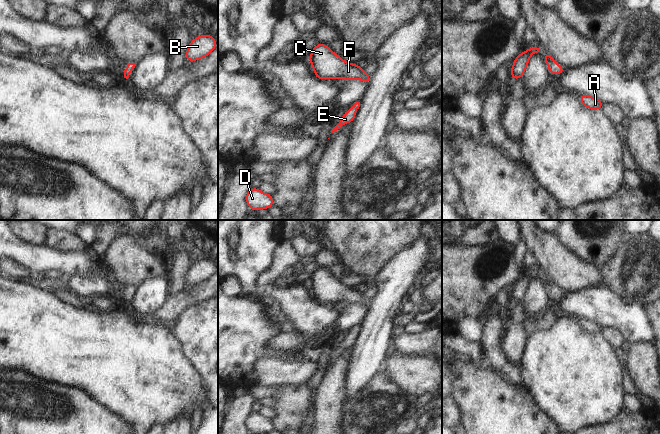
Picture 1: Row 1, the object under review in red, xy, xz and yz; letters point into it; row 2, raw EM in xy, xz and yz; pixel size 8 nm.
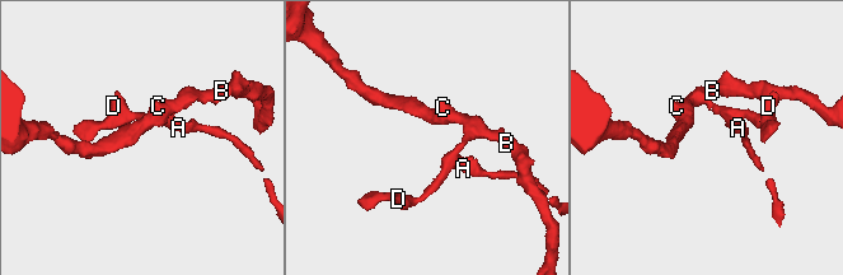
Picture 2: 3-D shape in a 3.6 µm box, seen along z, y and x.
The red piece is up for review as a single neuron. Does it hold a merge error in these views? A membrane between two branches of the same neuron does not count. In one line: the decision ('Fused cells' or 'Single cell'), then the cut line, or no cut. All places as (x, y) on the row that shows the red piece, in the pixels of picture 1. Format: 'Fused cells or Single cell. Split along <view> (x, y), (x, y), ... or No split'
Single cell. No split.

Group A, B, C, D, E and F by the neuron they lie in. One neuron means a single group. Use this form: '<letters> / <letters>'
A B C D E F

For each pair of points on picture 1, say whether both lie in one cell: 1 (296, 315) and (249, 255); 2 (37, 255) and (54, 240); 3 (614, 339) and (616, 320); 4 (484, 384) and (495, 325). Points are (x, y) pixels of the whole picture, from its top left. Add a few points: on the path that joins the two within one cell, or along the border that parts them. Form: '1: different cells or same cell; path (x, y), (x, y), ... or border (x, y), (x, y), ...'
1: same cell; path (280, 296), (257, 289), (249, 274)
2: different cells; border (44, 244), (50, 248), (69, 252)
3: different cells; border (604, 327), (615, 328), (624, 340)
4: different cells; border (489, 366), (508, 381)

